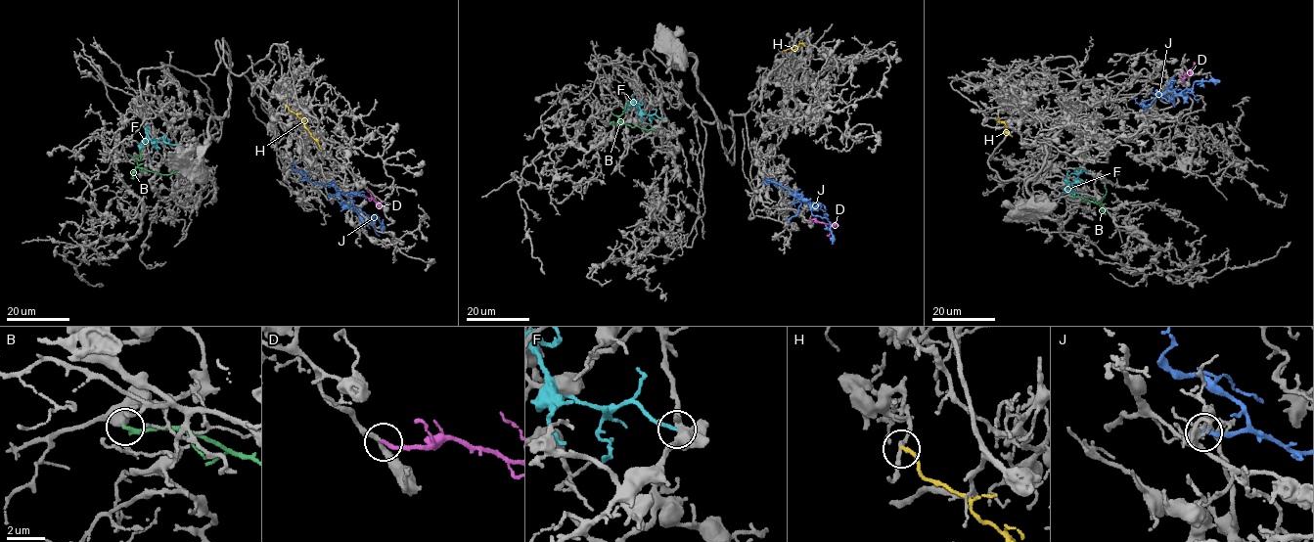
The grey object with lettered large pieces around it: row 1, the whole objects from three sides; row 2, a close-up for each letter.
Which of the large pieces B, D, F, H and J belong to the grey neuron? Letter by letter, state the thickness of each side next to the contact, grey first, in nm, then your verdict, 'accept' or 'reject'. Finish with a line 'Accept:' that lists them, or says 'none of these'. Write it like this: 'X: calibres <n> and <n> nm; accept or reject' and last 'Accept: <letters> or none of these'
B: calibres 440 and 280 nm; reject
D: calibres 200 and 220 nm; accept
F: calibres 400 and 190 nm; reject
H: calibres 220 and 200 nm; reject
J: calibres 280 and 240 nm; accept
Accept: D, J

